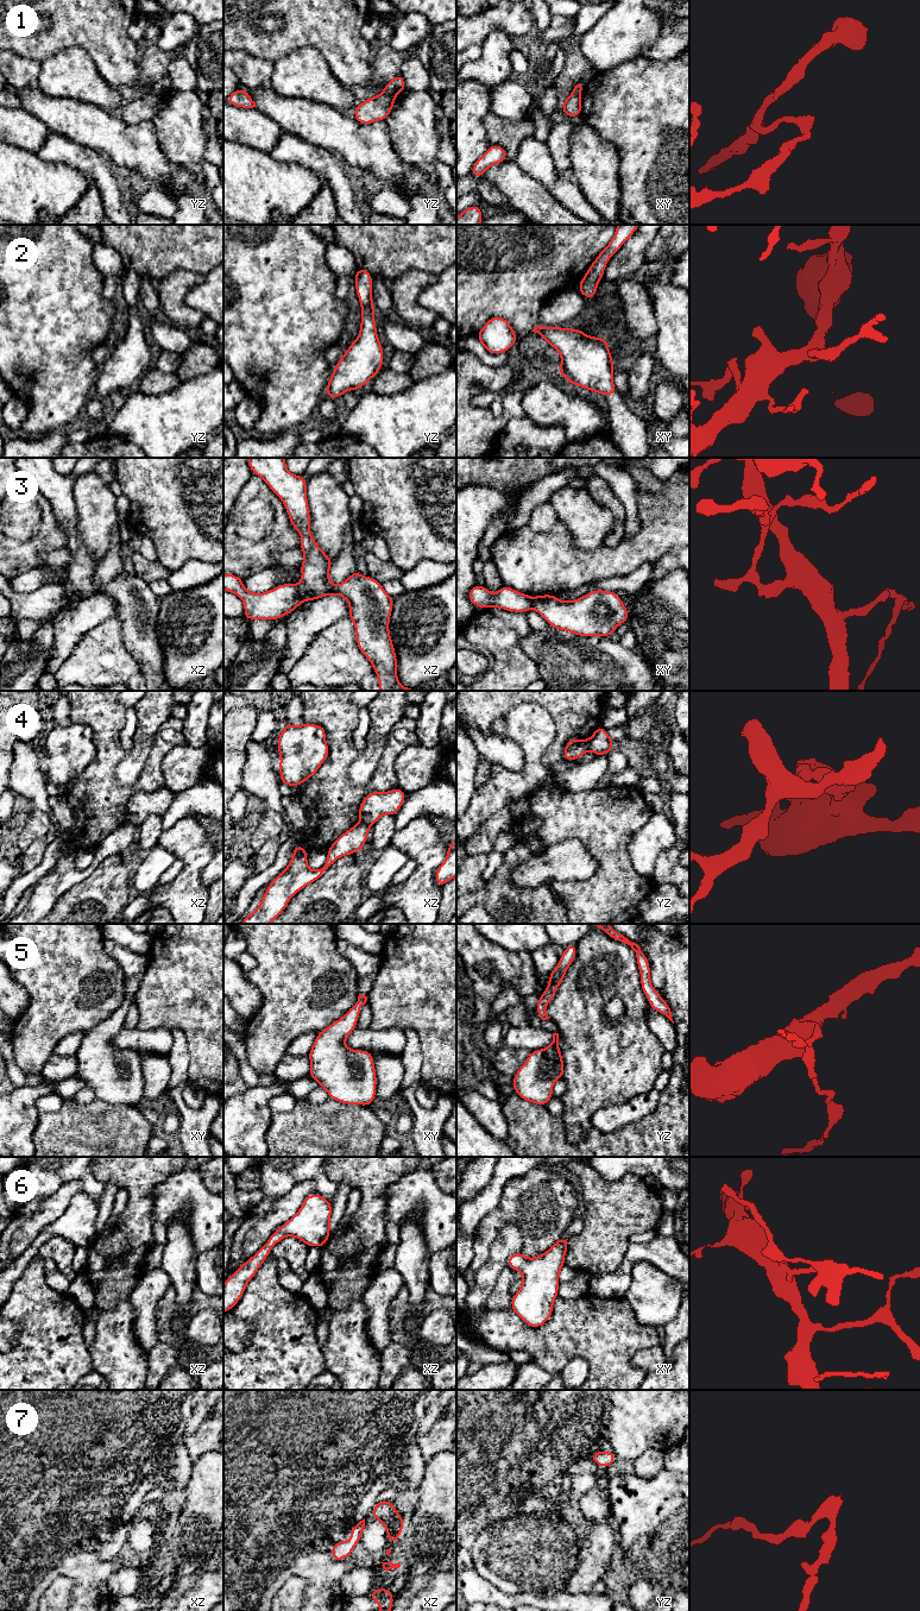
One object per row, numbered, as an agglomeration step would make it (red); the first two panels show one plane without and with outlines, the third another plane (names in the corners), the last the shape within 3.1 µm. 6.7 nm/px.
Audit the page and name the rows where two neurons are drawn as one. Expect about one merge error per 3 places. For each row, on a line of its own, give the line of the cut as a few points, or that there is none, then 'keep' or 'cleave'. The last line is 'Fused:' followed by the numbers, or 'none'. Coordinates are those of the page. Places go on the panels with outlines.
1: cut yz (384, 90), (392, 95); cleave
2: cut none; keep
3: cut xz (295, 585), (298, 596), (303, 601); cleave
4: cut xz (360, 822), (369, 826); cleave
5: cut none; keep
6: cut none; keep
7: cut none; keep
Fused: 1, 3, 4

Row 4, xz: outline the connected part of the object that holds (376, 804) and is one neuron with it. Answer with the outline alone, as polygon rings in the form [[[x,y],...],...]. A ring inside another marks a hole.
[[[399,787],[368,793],[359,806],[360,823],[372,826],[383,814],[396,816],[404,800],[405,792]]]

